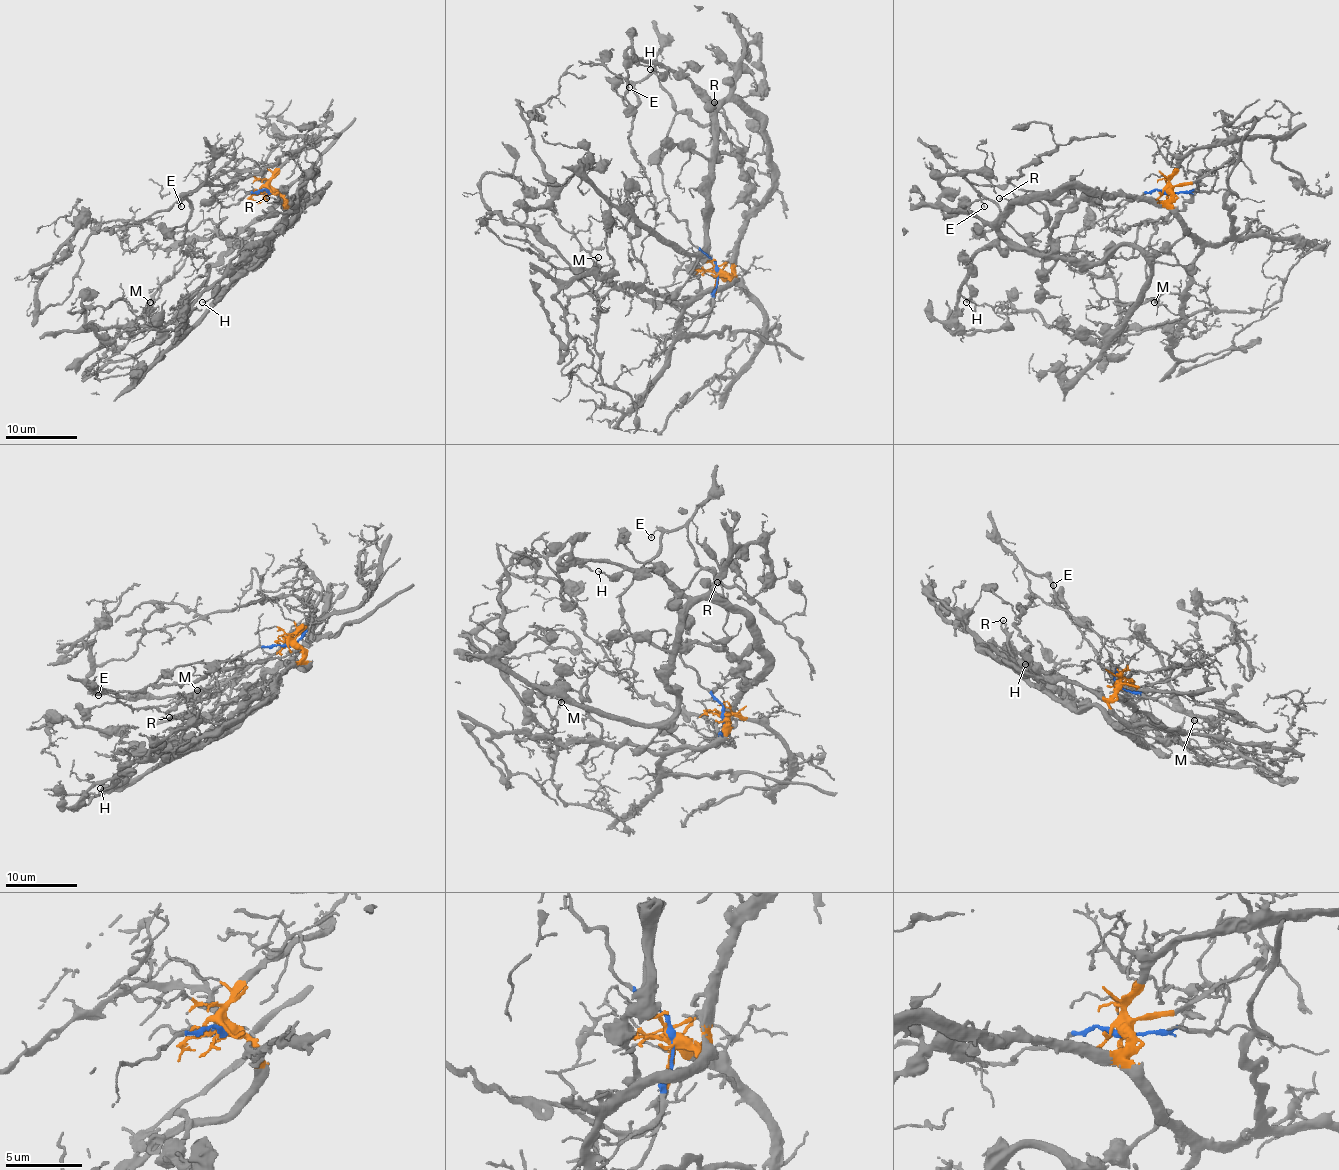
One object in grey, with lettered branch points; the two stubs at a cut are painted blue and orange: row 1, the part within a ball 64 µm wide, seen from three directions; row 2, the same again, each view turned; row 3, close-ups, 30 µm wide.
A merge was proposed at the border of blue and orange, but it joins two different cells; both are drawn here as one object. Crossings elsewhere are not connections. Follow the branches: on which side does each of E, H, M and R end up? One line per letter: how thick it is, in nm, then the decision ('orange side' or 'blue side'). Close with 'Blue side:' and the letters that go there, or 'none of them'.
E: 110 nm thick; blue side
H: 140 nm thick; orange side
M: 130 nm thick; orange side
R: 130 nm thick; orange side
Blue side: E

